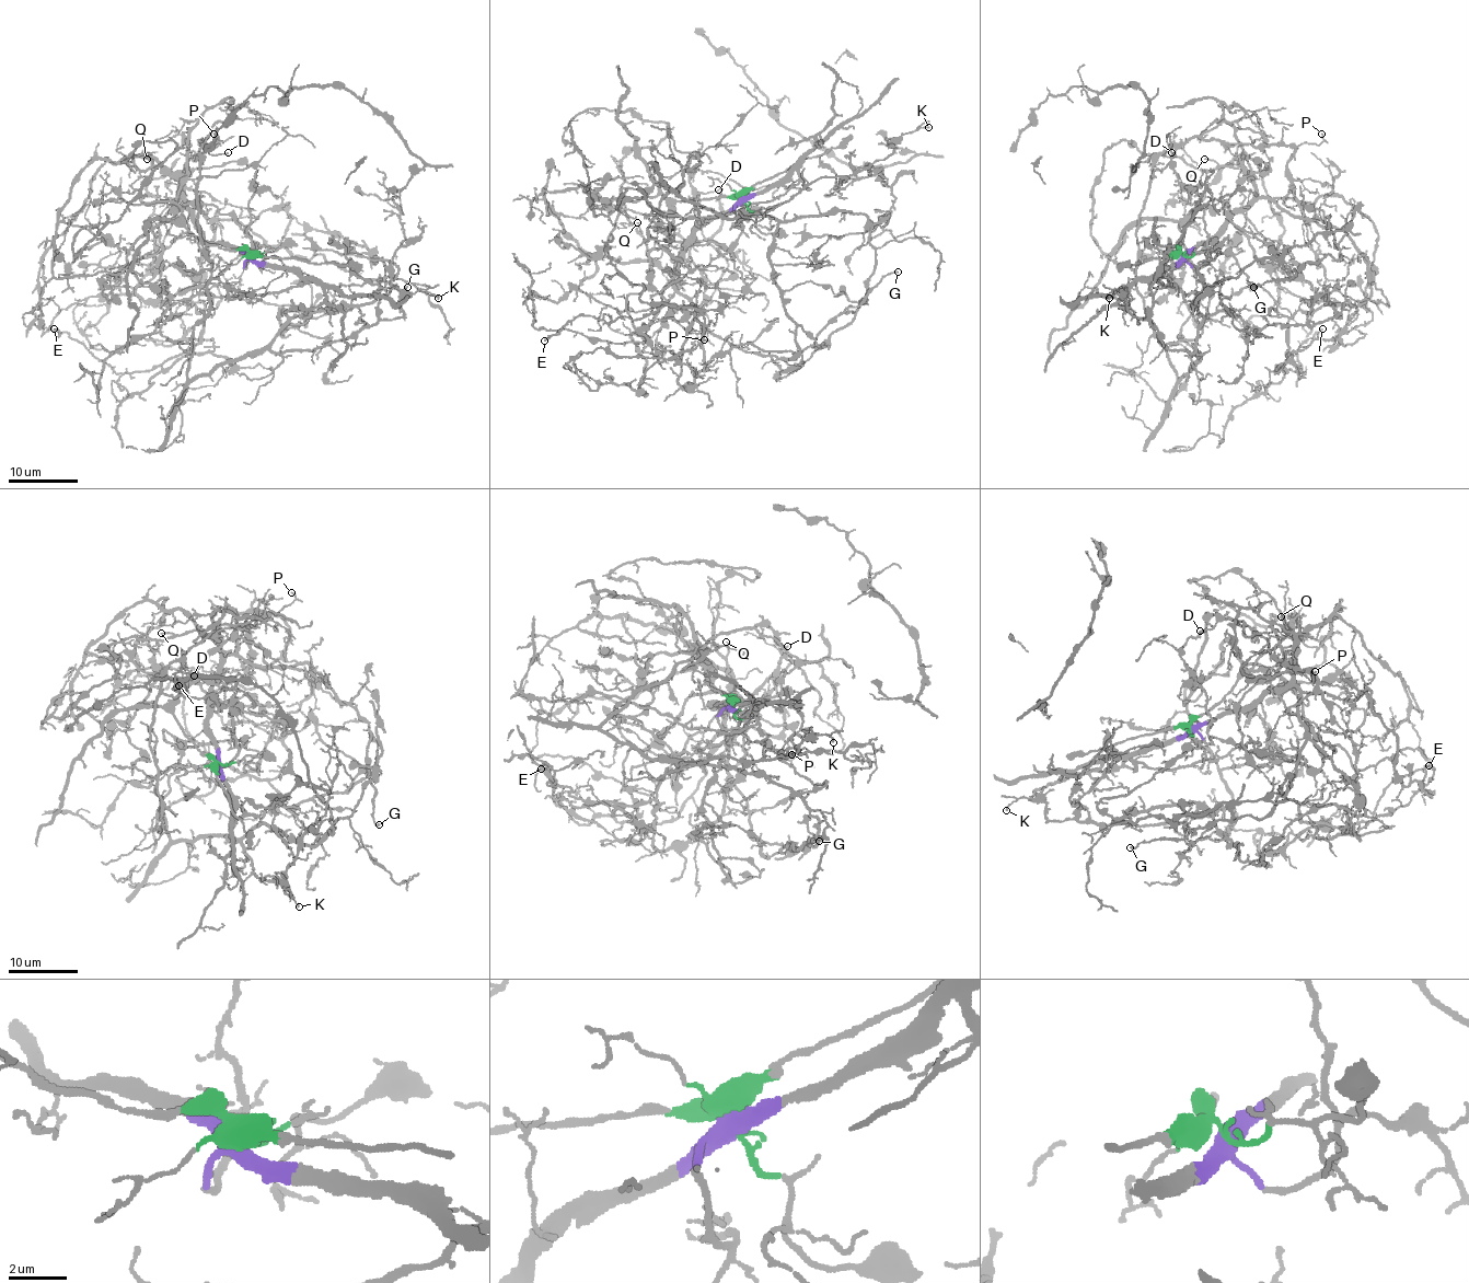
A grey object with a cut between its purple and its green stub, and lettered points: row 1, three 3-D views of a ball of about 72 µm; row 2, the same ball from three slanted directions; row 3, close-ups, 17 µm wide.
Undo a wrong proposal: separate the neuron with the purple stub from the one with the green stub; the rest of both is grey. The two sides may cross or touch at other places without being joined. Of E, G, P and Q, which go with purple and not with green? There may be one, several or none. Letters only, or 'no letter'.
E, G, Q

